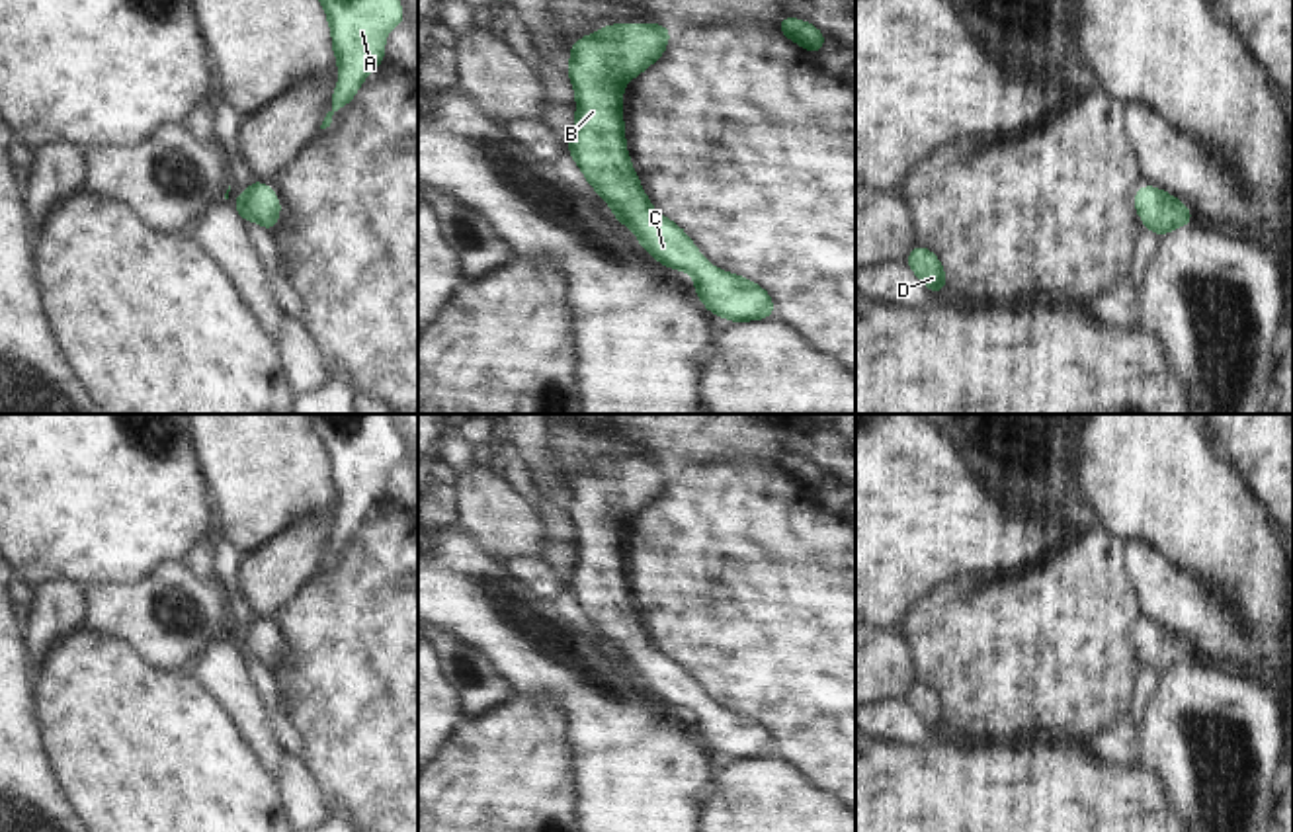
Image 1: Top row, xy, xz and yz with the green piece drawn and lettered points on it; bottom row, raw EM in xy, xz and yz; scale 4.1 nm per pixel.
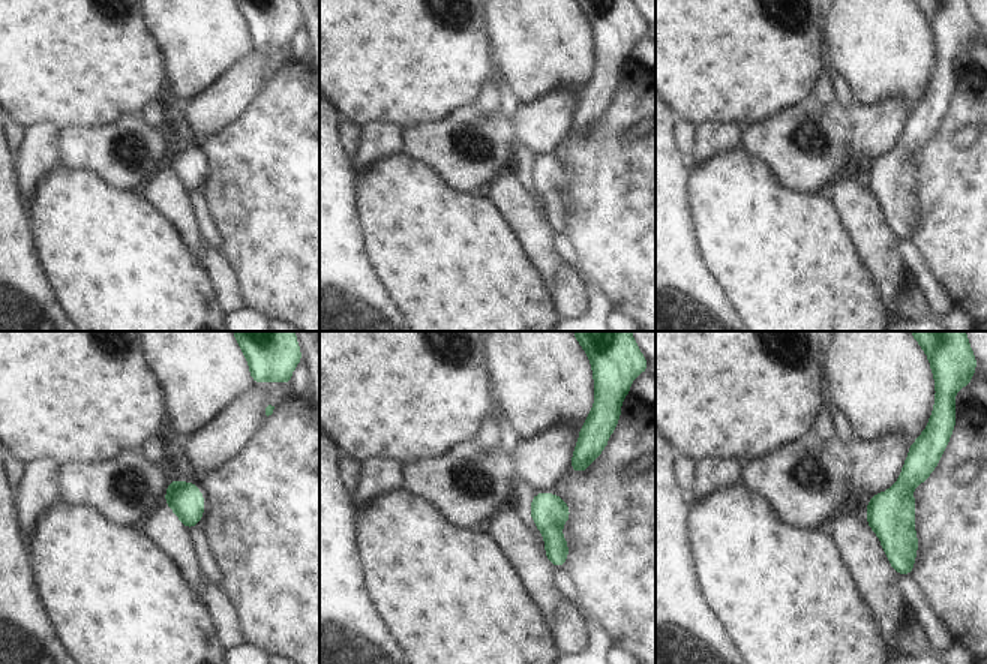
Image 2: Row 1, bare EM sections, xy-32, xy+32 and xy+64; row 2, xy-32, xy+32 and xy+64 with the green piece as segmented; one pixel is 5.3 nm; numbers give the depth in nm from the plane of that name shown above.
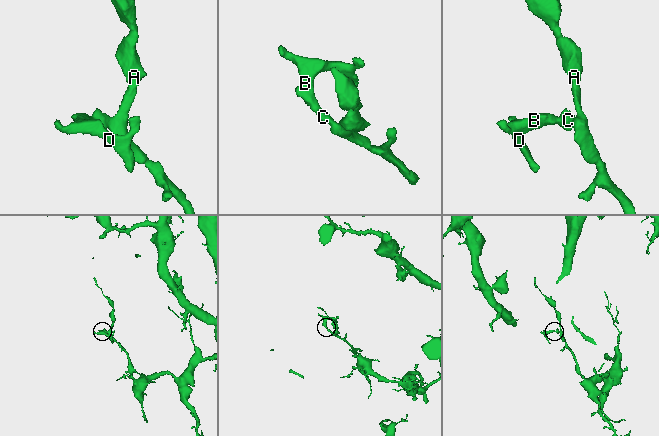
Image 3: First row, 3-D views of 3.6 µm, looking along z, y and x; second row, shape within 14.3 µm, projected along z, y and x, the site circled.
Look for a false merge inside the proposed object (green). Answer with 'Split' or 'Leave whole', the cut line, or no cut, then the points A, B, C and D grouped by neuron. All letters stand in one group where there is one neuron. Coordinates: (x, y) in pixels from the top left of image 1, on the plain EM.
Leave whole. No split. Groups: A B C D

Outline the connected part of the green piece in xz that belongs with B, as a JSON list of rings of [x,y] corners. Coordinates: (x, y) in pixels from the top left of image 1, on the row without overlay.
[[[617,461],[570,482],[572,498],[564,510],[576,527],[576,561],[568,576],[568,590],[588,621],[609,641],[613,654],[639,674],[639,682],[656,699],[693,713],[693,728],[711,752],[725,754],[730,760],[762,758],[775,752],[770,730],[746,715],[709,703],[686,668],[650,645],[639,613],[631,605],[621,551],[623,523],[662,494],[670,473],[672,469],[662,461]]]

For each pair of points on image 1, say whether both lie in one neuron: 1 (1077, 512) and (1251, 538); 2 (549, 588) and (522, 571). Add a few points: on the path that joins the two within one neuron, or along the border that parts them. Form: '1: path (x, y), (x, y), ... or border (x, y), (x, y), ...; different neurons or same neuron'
1: border (1077, 471), (1092, 516), (1108, 534), (1127, 541); different neurons
2: path (543, 582), (528, 571); same neuron

